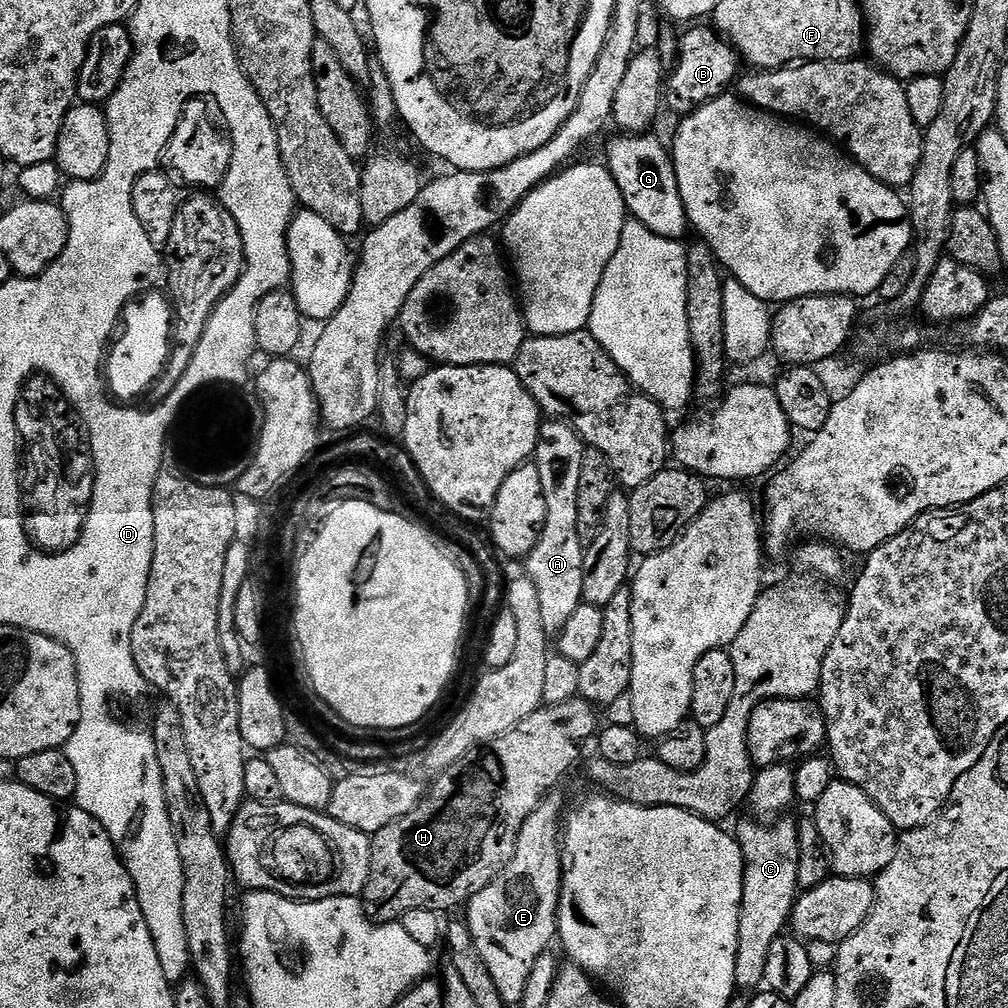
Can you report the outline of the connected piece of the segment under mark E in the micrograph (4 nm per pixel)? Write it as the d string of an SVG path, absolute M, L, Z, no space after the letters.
M556 794L549 795L537 808L534 814L530 814L530 818L526 818L526 822L522 822L522 830L518 834L518 842L514 850L514 858L510 858L510 862L506 866L506 870L502 870L502 874L498 874L498 878L494 878L494 882L490 882L490 886L486 886L486 890L478 890L478 894L474 894L474 898L469 900L466 905L466 923L470 934L474 934L474 946L478 946L478 954L482 954L482 962L486 962L486 970L490 970L490 978L494 978L494 986L498 986L500 998L508 1006L519 1006L524 1001L524 991L530 982L530 974L534 970L534 962L544 952L549 951L548 944L557 939L556 931L556 911L560 905L560 879L564 873L564 867L560 865L560 854L562 851L562 807L560 808L560 800Z

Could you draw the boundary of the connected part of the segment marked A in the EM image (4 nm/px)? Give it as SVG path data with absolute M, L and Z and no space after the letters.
M548 418L541 423L538 434L538 446L534 463L542 478L542 494L546 494L546 522L540 531L538 542L534 550L526 557L528 569L526 575L534 582L538 590L538 606L542 610L542 626L550 638L560 635L562 626L574 615L574 610L584 603L584 591L582 582L584 581L584 553L586 546L578 538L578 481L582 474L582 458L586 445L572 425L555 418Z

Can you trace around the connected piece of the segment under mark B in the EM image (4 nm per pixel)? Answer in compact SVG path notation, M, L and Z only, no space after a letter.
M692 26L688 33L681 35L680 39L680 56L677 58L676 67L670 72L670 77L666 82L666 104L677 112L677 117L683 118L692 112L697 112L703 104L708 104L714 98L725 95L728 88L737 83L738 73L742 68L742 61L736 55L736 49L716 31L715 27L700 28L704 26Z

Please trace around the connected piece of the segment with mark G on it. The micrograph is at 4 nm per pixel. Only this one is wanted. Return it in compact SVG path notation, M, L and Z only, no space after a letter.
M620 134L617 137L608 146L606 166L615 178L615 184L622 190L629 213L659 237L679 241L685 239L690 225L685 203L681 200L681 191L678 190L676 168L672 164L669 149L650 134Z

